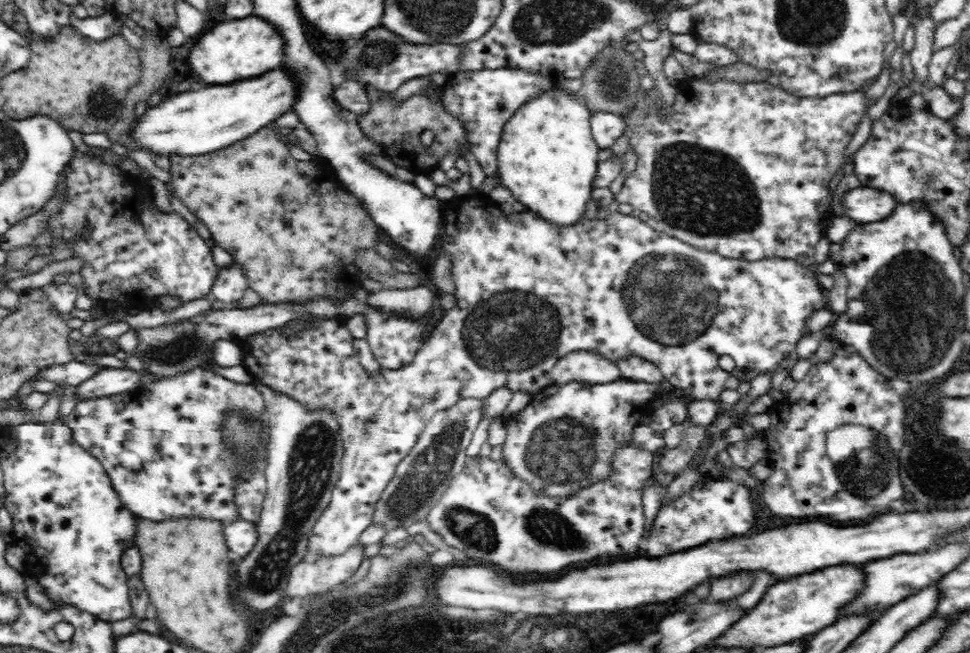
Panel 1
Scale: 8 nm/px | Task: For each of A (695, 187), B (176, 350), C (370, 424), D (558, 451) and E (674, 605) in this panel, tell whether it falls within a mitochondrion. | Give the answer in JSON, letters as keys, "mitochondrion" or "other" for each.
{"A":"mitochondrion","B":"mitochondrion","C":"mitochondrion","D":"mitochondrion","E":"other"}

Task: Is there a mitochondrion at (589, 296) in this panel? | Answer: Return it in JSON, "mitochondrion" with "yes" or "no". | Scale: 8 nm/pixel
{"mitochondrion":"no"}

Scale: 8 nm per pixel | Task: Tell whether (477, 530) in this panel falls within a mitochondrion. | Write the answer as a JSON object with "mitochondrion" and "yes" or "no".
{"mitochondrion":"yes"}

